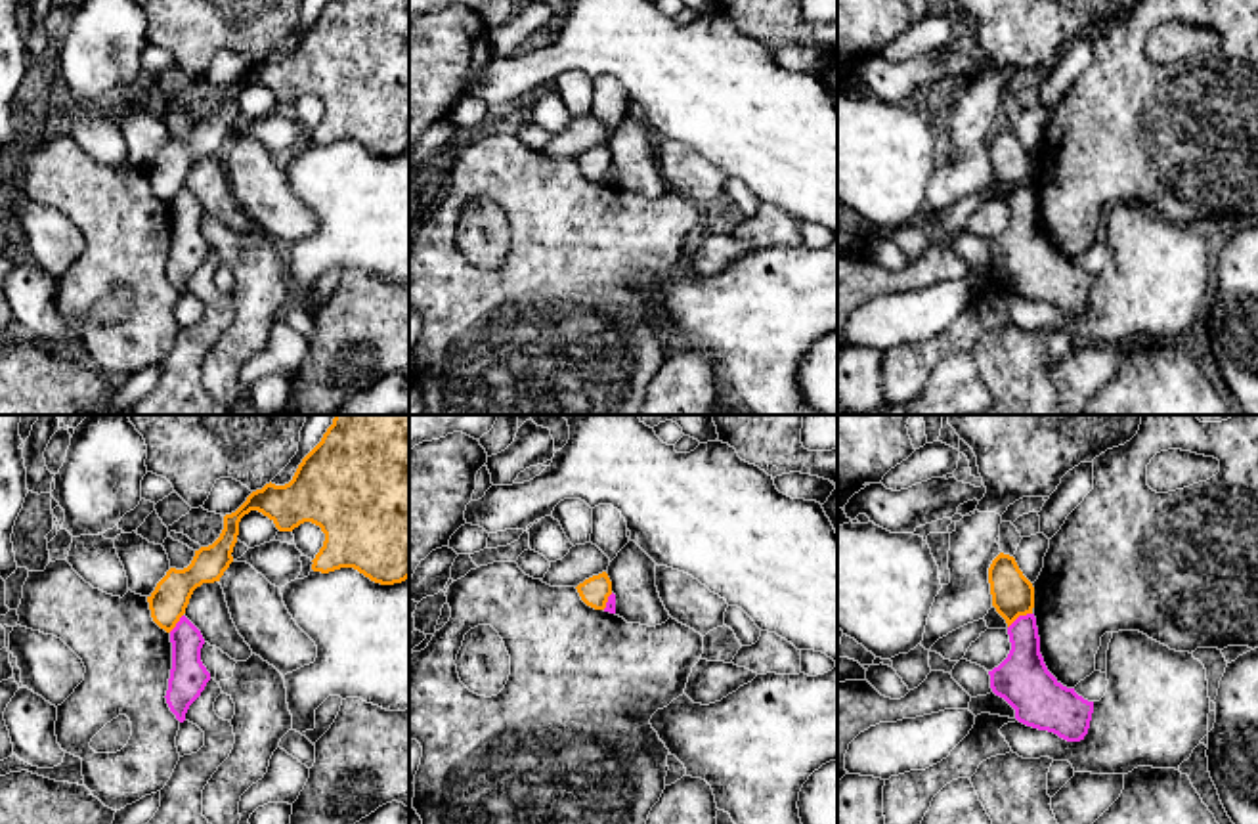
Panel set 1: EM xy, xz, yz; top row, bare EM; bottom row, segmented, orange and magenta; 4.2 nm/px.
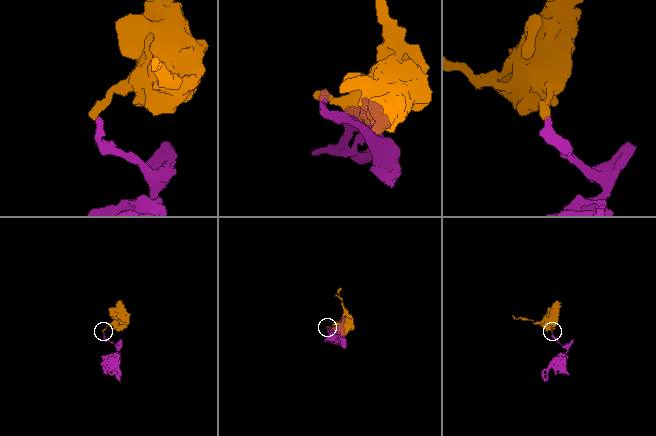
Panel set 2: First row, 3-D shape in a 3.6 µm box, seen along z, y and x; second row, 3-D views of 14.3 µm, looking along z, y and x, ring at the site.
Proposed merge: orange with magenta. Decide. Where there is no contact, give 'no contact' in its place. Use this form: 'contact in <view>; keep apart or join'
contact in yz; keep apart

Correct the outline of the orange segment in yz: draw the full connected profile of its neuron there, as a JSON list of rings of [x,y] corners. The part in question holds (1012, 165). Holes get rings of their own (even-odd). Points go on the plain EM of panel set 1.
[[[1000,124],[988,140],[992,178],[1008,199],[1019,189],[1032,185],[1034,159],[1023,147],[1013,128]]]

